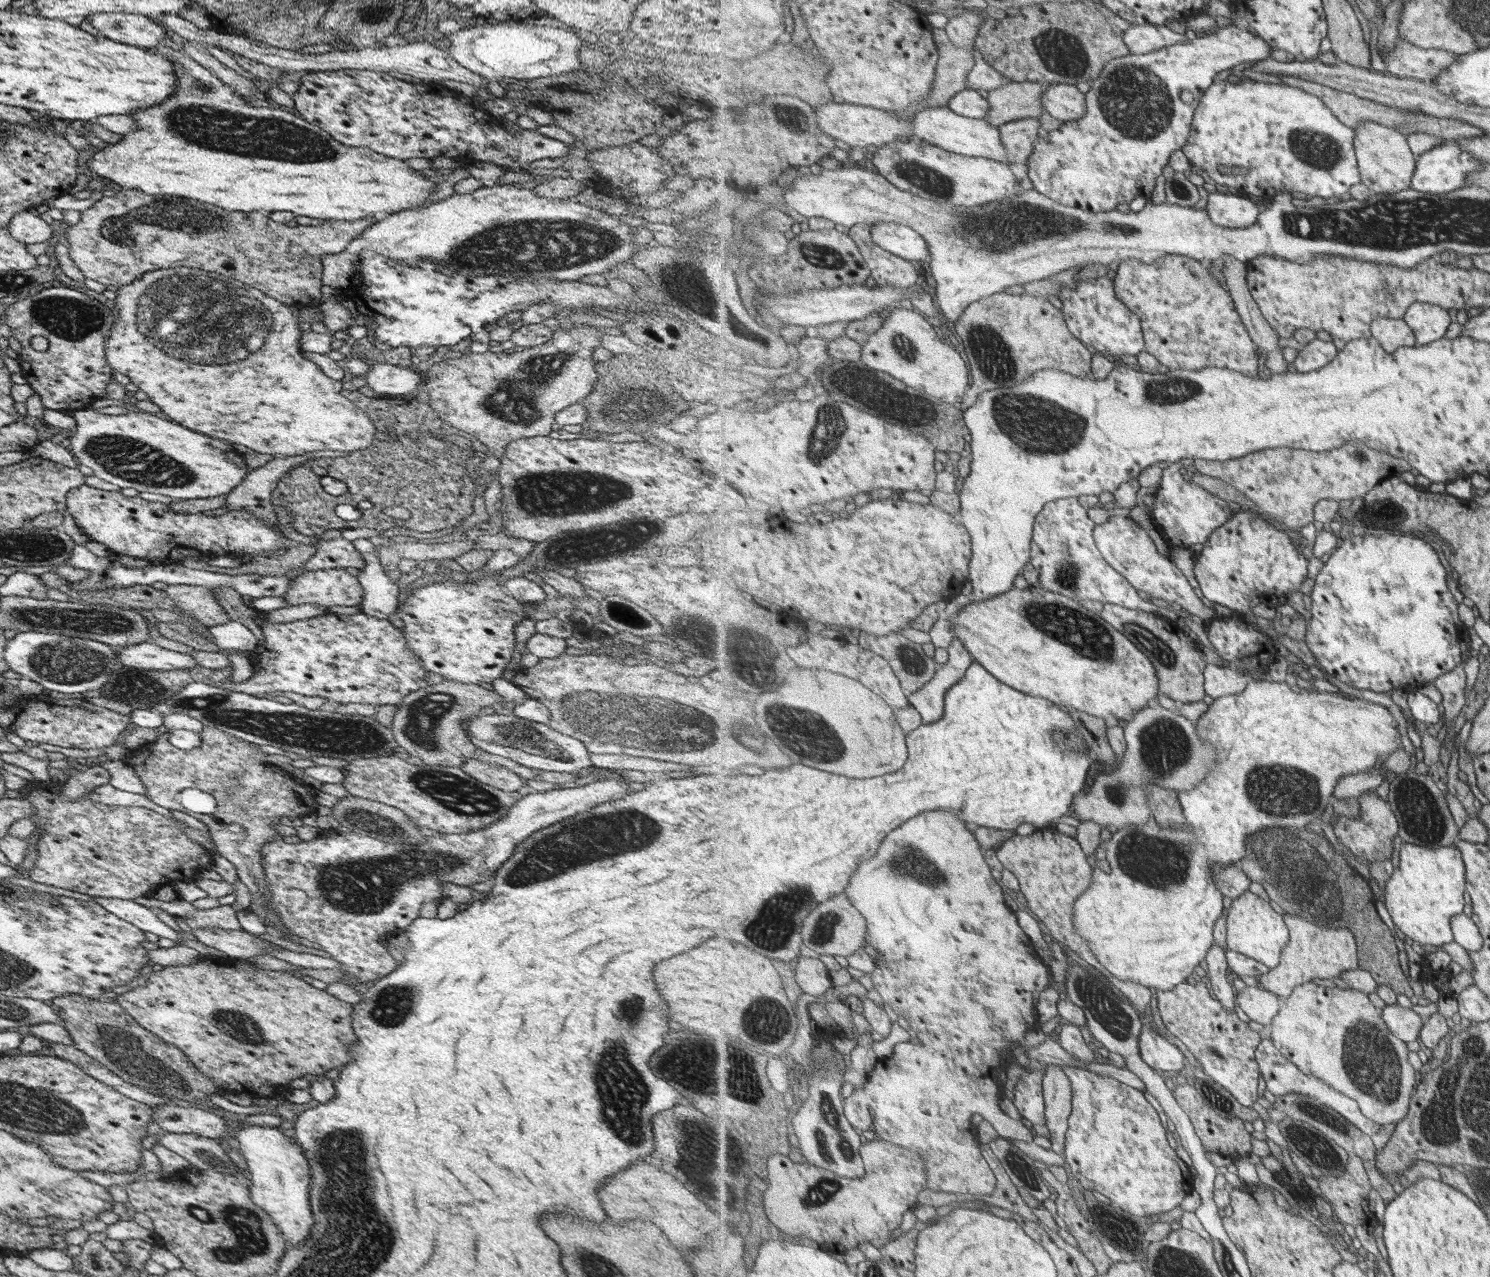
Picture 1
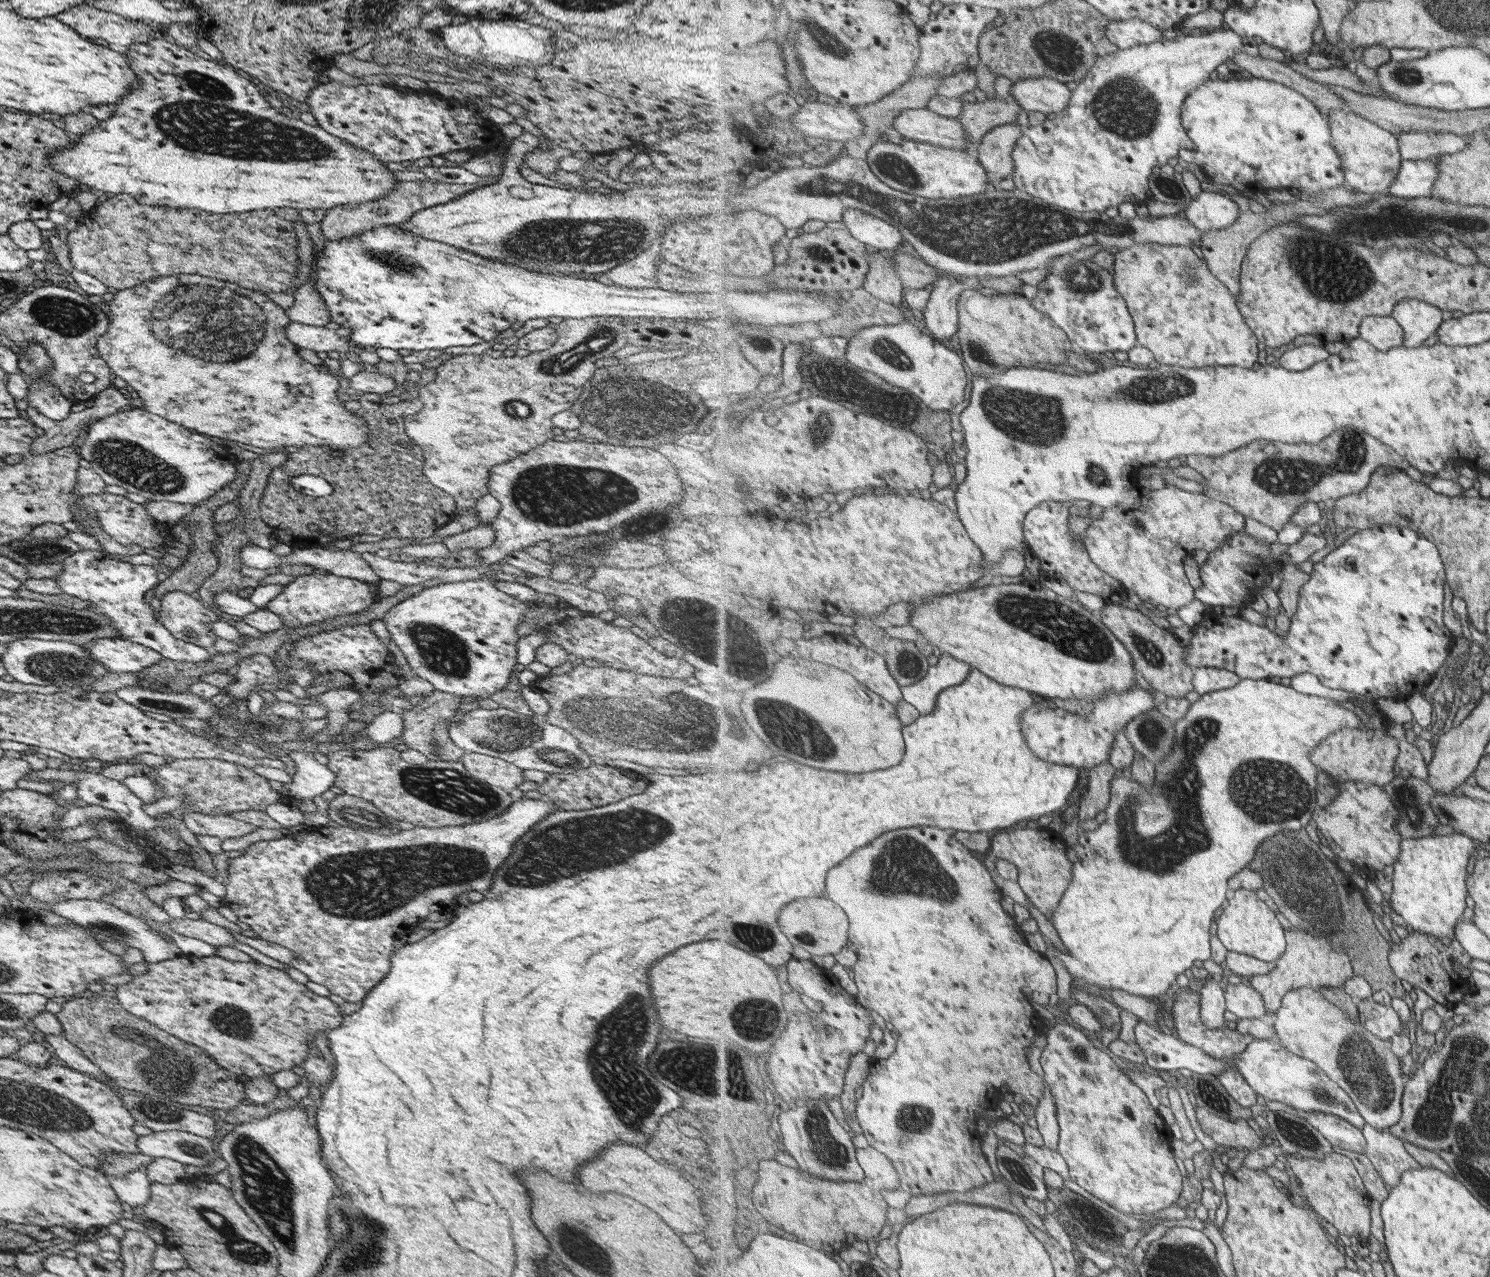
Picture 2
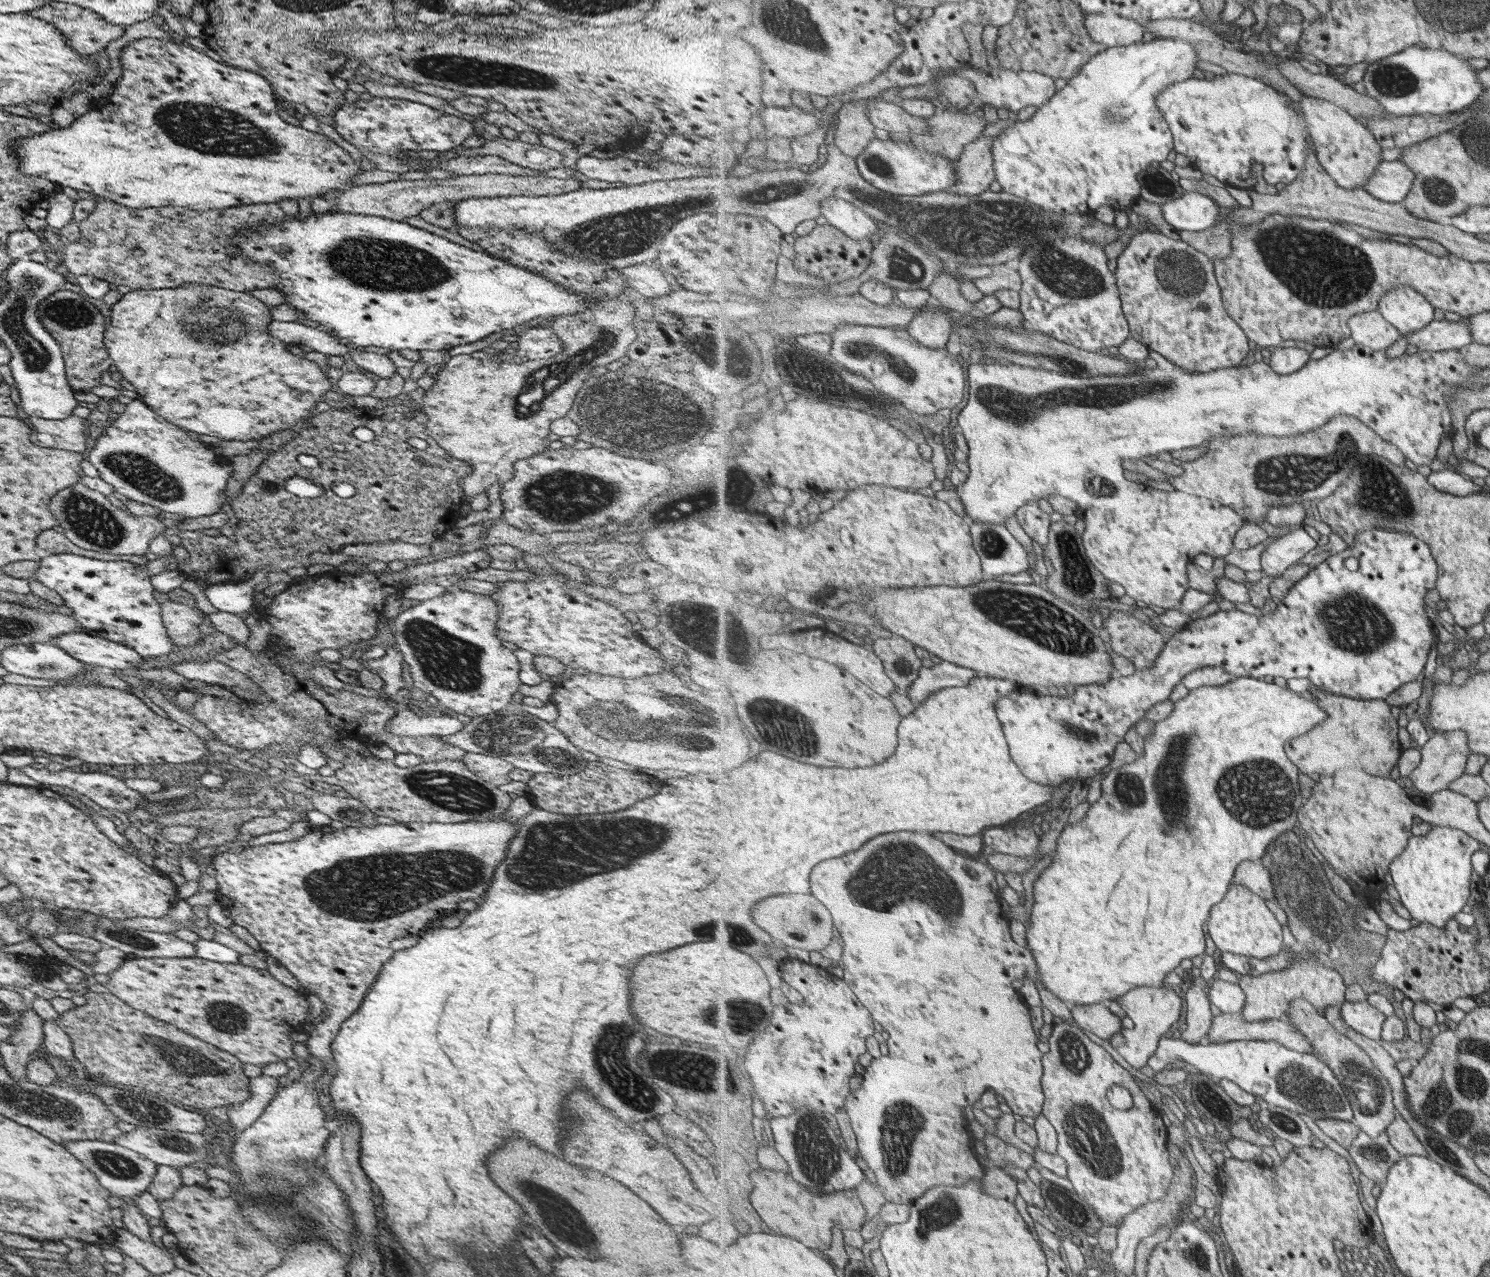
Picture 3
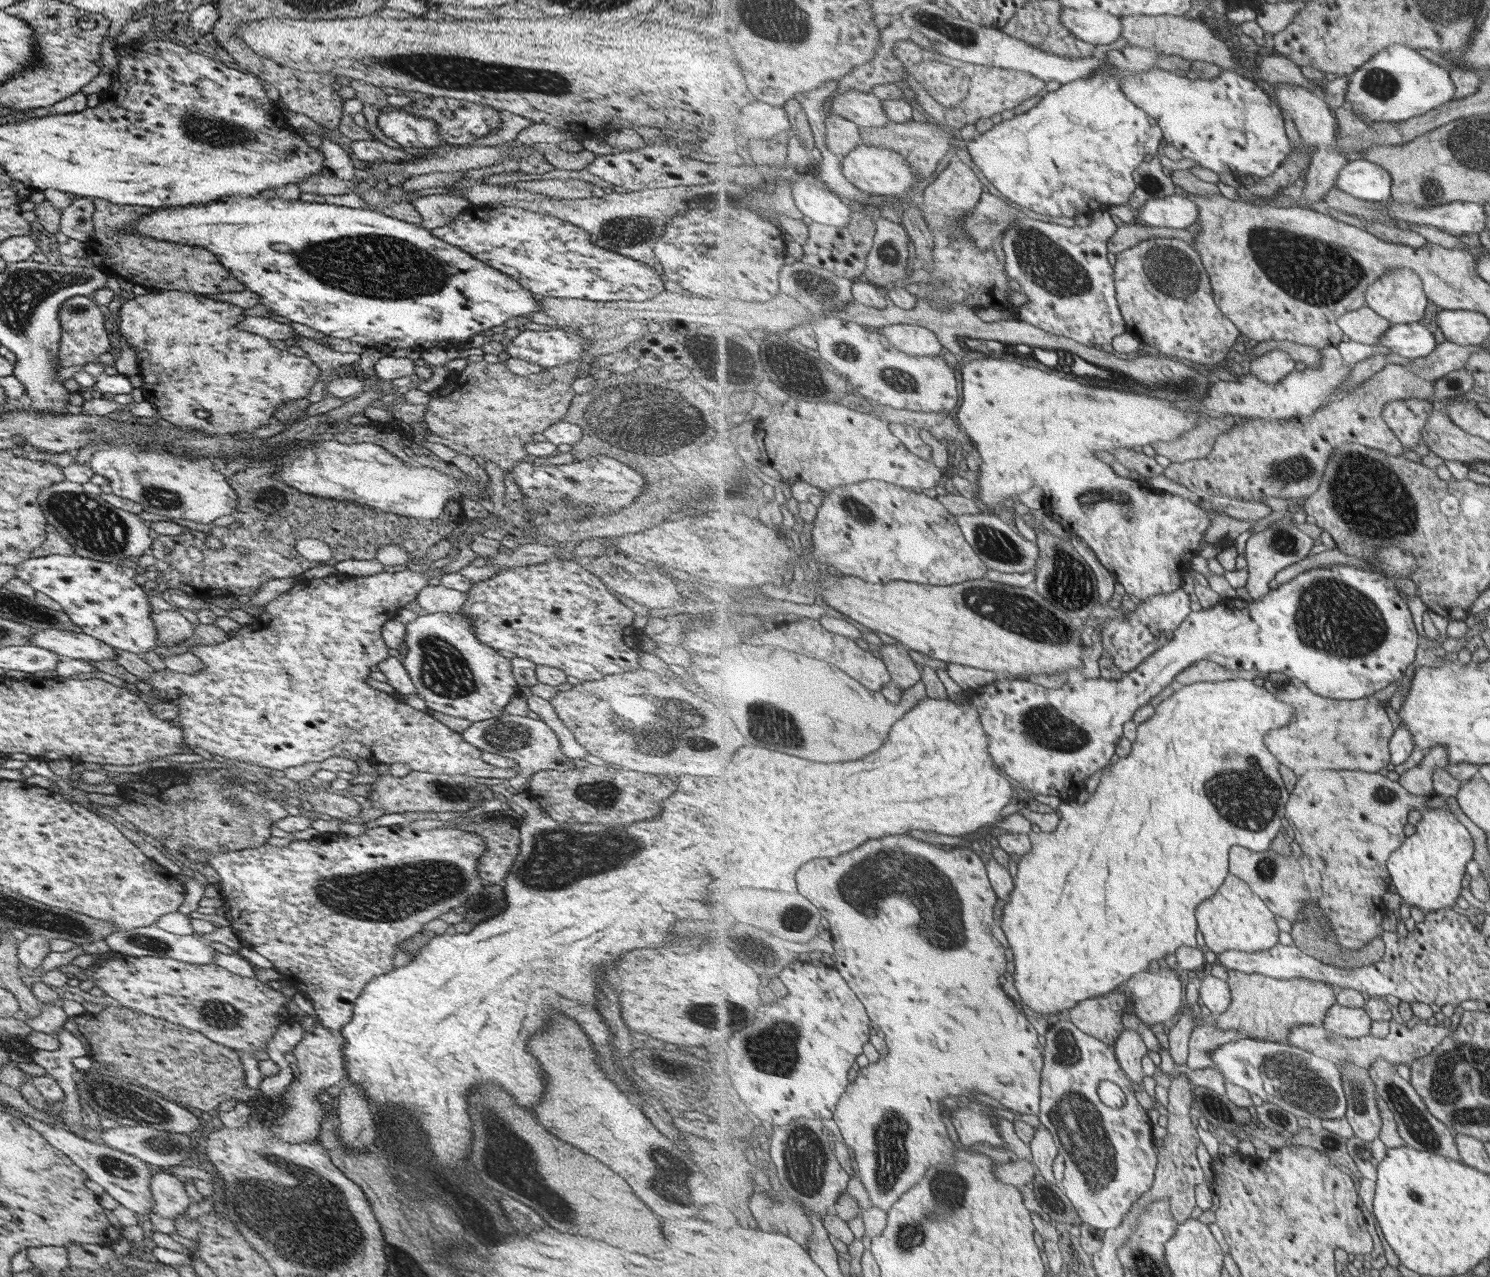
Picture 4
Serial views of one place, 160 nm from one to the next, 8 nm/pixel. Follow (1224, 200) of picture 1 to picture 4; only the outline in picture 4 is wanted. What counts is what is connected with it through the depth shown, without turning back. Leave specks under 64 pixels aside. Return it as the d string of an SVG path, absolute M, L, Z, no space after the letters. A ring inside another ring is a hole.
M1176 193L1173 196L1165 198L1152 198L1145 206L1140 208L1140 218L1144 220L1147 225L1155 228L1189 228L1197 223L1200 219L1200 206L1192 201L1187 195Z

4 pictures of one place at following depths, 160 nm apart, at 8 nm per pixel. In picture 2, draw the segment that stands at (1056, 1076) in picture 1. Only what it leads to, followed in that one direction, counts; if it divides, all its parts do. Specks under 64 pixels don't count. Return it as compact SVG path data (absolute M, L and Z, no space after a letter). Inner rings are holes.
M1047 1085L1044 1088L1043 1096L1036 1108L1036 1122L1038 1130L1043 1136L1044 1146L1057 1150L1059 1146L1059 1119L1055 1110L1056 1098L1052 1088Z

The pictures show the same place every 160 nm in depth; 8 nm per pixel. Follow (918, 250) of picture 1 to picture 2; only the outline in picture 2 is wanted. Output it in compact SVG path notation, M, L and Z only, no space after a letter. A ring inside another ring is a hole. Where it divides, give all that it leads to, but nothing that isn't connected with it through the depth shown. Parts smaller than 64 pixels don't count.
M848 208L844 212L843 224L857 240L874 250L899 250L907 238L889 221L857 208Z

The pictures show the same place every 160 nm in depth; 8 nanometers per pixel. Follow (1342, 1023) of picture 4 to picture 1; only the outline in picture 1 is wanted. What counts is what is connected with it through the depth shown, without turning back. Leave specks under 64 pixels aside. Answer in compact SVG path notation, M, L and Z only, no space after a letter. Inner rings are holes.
M1396 1003L1384 1008L1384 1019L1392 1033L1407 1042L1420 1042L1419 1032L1424 1027L1425 1013L1417 1006L1403 1008Z

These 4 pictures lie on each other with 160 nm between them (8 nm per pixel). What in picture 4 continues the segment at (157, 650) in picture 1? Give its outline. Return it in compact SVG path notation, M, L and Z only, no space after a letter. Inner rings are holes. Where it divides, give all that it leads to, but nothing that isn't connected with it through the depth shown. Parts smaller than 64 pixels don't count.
M67 630L35 631L28 644L75 660L114 660L116 657L116 648L87 634Z

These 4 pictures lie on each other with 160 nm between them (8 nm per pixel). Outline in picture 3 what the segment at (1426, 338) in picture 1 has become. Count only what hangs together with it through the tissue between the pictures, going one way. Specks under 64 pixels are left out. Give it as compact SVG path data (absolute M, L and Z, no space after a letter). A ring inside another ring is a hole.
M1397 286L1391 292L1386 292L1381 299L1379 311L1402 334L1400 340L1383 351L1389 358L1405 355L1408 345L1405 338L1408 334L1423 330L1435 320L1433 304L1412 286Z

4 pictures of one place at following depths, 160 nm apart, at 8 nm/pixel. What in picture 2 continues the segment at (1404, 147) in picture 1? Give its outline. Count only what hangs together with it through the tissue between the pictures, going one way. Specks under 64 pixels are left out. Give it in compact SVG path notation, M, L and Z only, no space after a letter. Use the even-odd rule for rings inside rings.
M1331 110L1330 114L1325 116L1332 124L1333 146L1344 162L1347 187L1353 187L1367 194L1389 191L1400 175L1401 165L1404 162L1399 146L1399 135L1351 110Z

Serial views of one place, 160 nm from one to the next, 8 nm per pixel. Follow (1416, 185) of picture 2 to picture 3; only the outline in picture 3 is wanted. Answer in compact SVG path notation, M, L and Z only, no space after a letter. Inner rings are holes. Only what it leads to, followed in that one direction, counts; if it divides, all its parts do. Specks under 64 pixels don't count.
M1382 161L1380 168L1363 186L1373 196L1385 202L1401 203L1412 191L1416 172L1403 161Z

